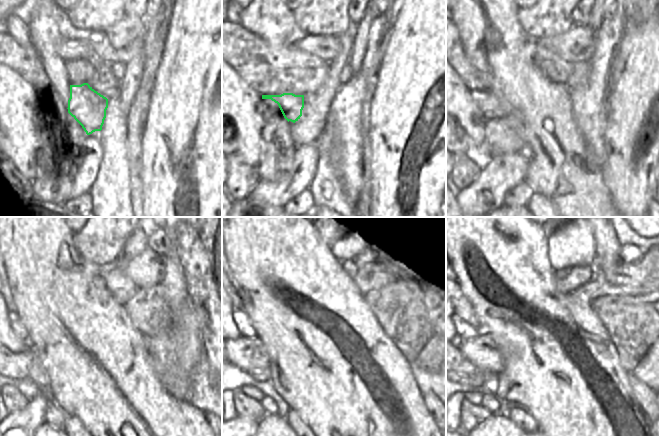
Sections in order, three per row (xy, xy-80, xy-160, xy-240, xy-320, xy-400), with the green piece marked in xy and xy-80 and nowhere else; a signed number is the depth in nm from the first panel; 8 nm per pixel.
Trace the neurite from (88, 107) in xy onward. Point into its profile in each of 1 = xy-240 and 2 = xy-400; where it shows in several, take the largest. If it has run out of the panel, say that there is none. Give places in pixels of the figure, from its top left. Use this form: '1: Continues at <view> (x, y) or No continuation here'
1: Continues at xy-240 (21, 331)
2: Continues at xy-400 (466, 331).

